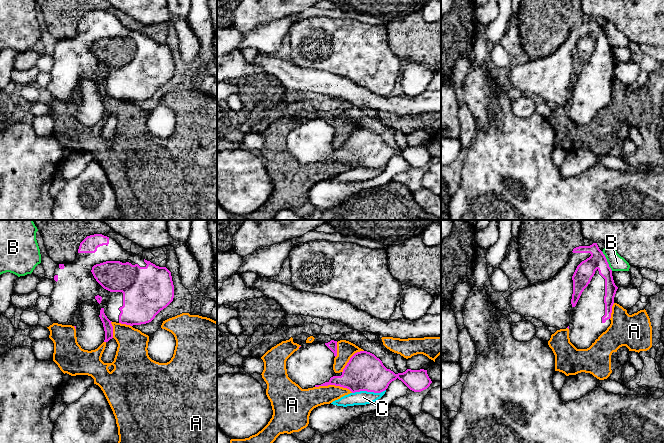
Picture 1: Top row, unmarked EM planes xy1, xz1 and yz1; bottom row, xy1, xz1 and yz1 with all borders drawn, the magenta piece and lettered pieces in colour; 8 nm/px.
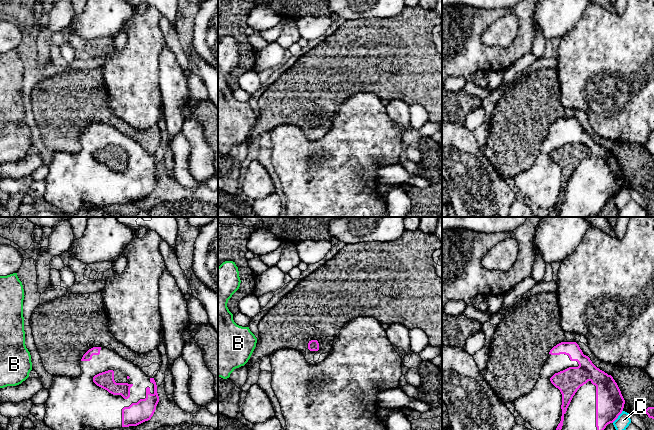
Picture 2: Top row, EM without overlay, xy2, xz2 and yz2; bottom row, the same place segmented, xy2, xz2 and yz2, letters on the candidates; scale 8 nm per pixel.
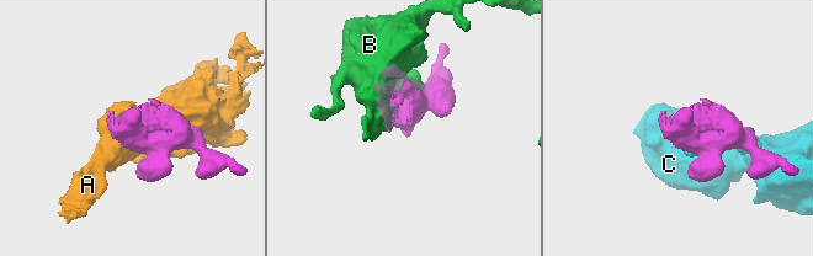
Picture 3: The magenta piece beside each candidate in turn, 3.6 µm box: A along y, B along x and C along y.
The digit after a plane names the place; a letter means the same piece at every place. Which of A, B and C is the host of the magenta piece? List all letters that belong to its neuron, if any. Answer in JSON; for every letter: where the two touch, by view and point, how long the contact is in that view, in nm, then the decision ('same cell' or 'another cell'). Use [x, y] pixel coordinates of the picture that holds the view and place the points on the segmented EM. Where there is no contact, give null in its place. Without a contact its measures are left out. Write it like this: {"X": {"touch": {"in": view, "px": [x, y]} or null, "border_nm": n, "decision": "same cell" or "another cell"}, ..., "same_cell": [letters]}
{"A": {"touch": {"in": "xz1", "px": [334, 384]}, "border_nm": 300, "decision": "another cell"}, "B": {"touch": {"in": "yz1", "px": [606, 261]}, "border_nm": 180, "decision": "another cell"}, "C": {"touch": {"in": "xz1", "px": [368, 391]}, "border_nm": 280, "decision": "another cell"}, "same_cell": []}

